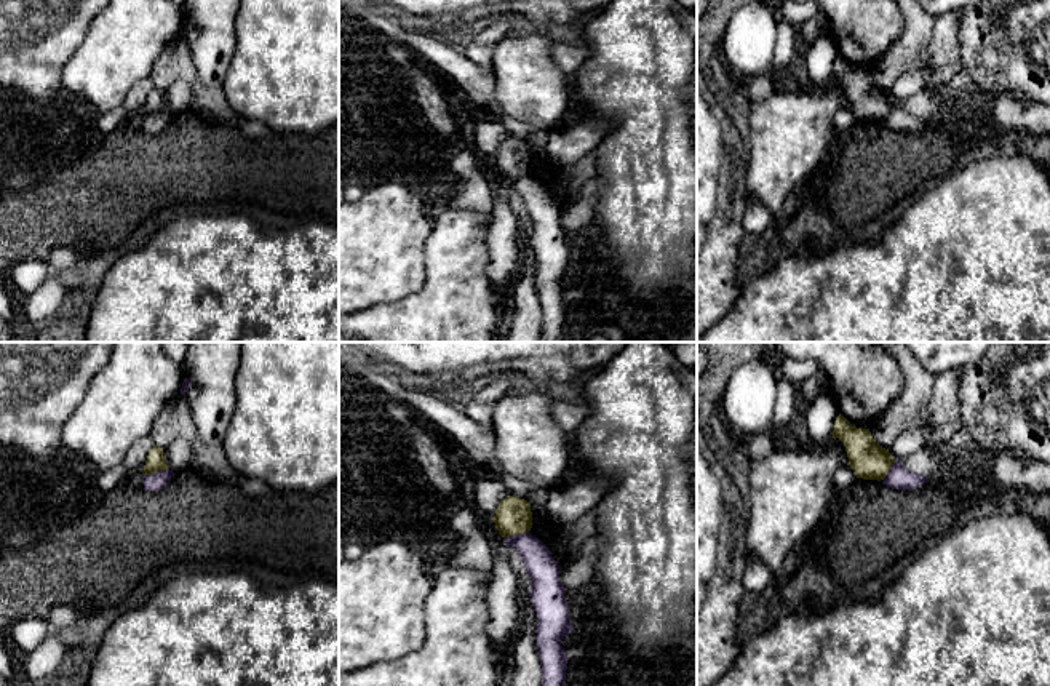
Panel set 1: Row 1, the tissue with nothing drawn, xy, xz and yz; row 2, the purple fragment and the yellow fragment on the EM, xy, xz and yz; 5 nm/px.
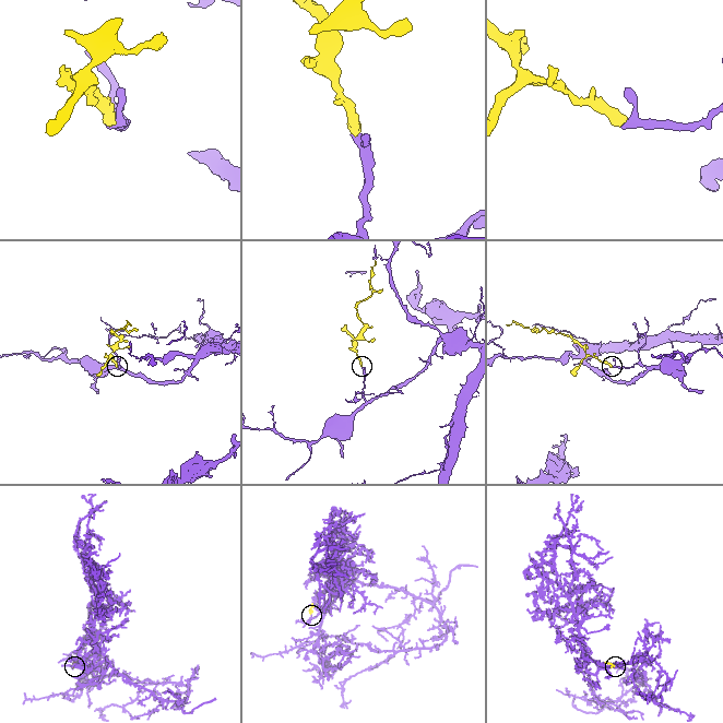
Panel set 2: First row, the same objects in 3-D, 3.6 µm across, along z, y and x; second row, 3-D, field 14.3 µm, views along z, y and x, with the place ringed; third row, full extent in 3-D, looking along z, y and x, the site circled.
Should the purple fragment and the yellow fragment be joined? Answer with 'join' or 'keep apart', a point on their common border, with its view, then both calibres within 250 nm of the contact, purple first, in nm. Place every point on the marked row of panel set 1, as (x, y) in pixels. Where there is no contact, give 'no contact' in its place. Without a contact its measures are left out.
keep apart | xy (154, 474) | 90/100 nm

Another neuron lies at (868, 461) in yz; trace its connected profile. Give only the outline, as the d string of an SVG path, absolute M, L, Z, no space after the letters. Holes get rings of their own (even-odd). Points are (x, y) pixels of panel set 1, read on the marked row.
M842 414L834 421L833 438L844 443L857 478L881 481L897 462L889 449L876 443L869 429L853 427Z

